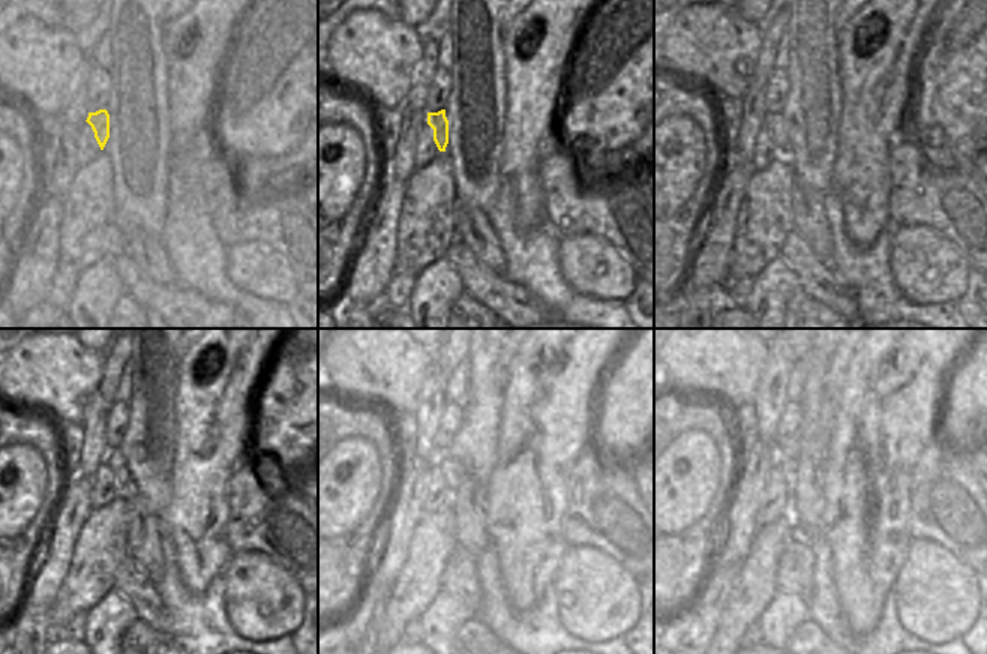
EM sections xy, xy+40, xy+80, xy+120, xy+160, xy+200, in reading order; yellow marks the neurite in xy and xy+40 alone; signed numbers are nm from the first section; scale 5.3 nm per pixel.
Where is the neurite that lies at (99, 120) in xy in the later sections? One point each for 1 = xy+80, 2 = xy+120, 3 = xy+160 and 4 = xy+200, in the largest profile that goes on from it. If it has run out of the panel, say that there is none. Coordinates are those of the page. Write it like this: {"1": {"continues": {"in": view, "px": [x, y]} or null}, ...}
{"1": {"continues": {"in": "xy+80", "px": [773, 122]}}, "2": {"continues": {"in": "xy+120", "px": [114, 459]}}, "3": {"continues": {"in": "xy+160", "px": [452, 468]}}, "4": {"continues": {"in": "xy+200", "px": [786, 465]}}}

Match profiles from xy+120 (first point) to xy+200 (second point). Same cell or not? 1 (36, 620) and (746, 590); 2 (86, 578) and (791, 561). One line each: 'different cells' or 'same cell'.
1: different cells
2: different cells

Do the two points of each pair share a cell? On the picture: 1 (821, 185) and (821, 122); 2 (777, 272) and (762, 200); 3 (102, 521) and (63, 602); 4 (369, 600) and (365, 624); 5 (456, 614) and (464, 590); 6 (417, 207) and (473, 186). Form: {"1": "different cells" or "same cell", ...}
{"1": "same cell", "2": "different cells", "3": "same cell", "4": "same cell", "5": "different cells", "6": "different cells"}

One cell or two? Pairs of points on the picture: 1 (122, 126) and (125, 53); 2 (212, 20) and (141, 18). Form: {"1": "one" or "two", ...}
{"1": "one", "2": "two"}

